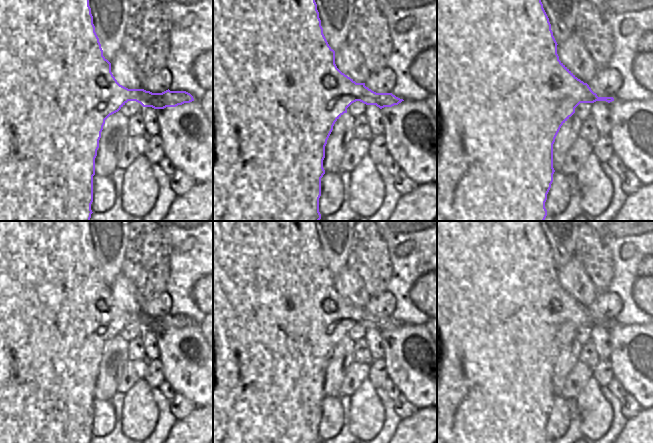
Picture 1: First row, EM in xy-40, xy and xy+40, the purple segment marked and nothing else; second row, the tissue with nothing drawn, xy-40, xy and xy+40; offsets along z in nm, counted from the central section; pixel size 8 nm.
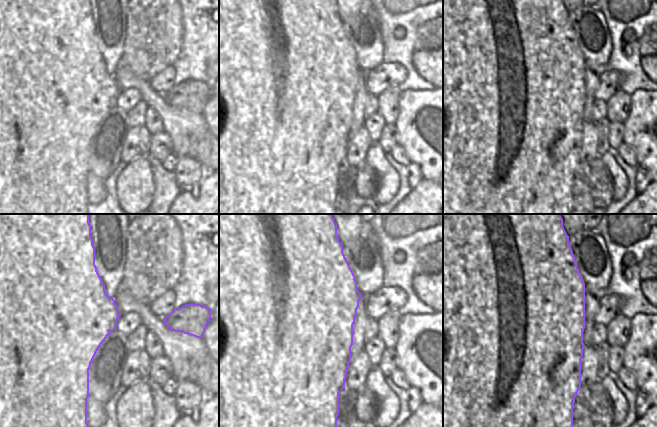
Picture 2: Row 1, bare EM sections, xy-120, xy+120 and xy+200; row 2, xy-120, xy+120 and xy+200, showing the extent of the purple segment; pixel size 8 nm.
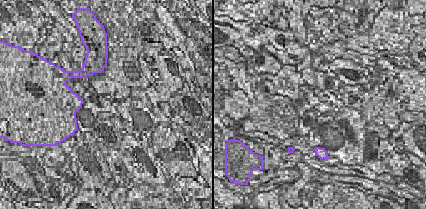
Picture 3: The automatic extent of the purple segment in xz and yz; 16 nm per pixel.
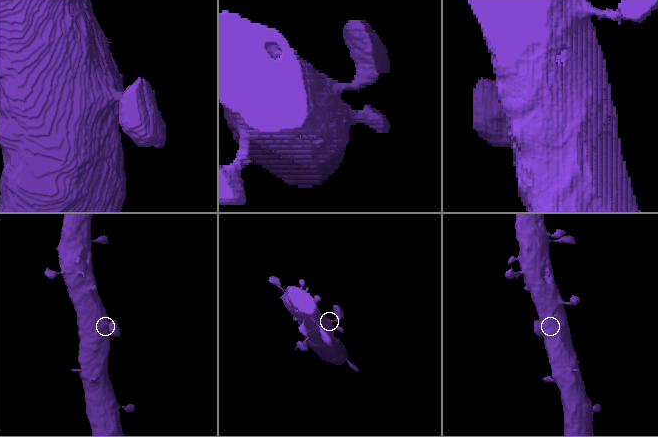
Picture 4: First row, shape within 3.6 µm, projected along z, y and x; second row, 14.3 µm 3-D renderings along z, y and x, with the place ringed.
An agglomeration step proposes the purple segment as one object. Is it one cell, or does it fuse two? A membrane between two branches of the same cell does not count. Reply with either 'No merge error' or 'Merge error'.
No merge error

